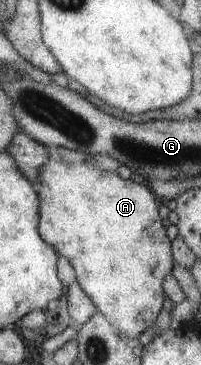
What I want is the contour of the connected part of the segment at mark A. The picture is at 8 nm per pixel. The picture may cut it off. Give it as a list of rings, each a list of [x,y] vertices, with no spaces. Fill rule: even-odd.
[[[53,154],[48,162],[40,167],[36,186],[38,187],[38,198],[40,199],[38,232],[41,239],[53,246],[59,256],[66,257],[71,262],[73,269],[76,271],[76,281],[81,286],[81,289],[91,297],[91,301],[95,304],[97,311],[105,316],[105,319],[114,327],[119,337],[127,340],[139,338],[145,329],[150,329],[155,324],[157,316],[161,313],[163,303],[167,299],[164,281],[166,276],[172,275],[175,267],[174,257],[172,256],[172,241],[167,237],[166,228],[163,226],[159,211],[157,210],[159,204],[157,204],[153,196],[153,190],[150,185],[145,184],[136,177],[129,178],[128,180],[122,179],[116,171],[105,171],[91,163],[69,163],[62,160],[60,156]]]

